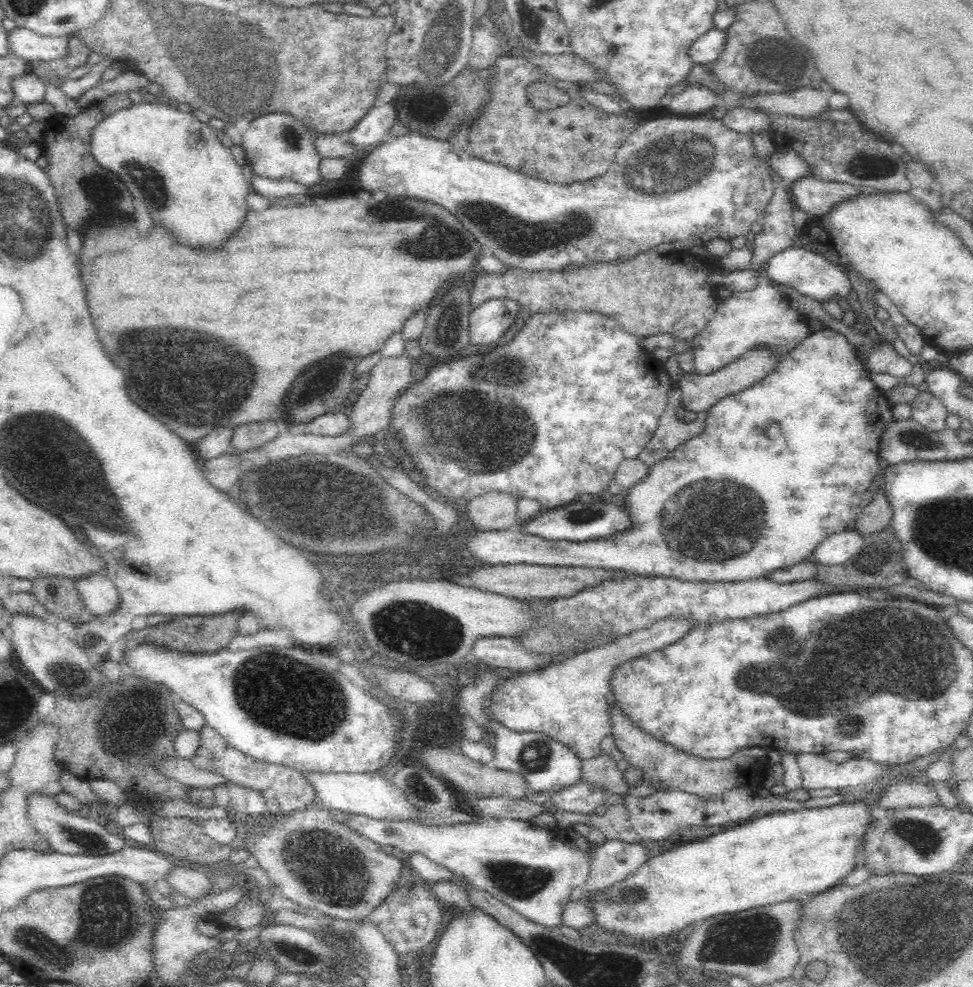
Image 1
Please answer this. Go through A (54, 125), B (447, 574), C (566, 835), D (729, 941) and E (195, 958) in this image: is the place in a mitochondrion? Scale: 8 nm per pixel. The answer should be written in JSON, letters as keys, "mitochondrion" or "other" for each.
{"A":"other","B":"other","C":"other","D":"mitochondrion","E":"other"}

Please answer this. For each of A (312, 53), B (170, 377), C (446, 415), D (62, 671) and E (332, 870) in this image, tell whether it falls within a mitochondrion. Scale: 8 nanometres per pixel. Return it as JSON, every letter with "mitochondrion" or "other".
{"A":"other","B":"mitochondrion","C":"mitochondrion","D":"mitochondrion","E":"mitochondrion"}

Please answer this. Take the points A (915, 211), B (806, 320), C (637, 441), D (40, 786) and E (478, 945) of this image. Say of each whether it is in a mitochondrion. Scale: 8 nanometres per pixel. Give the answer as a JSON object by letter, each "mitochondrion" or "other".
{"A":"other","B":"other","C":"other","D":"other","E":"other"}

